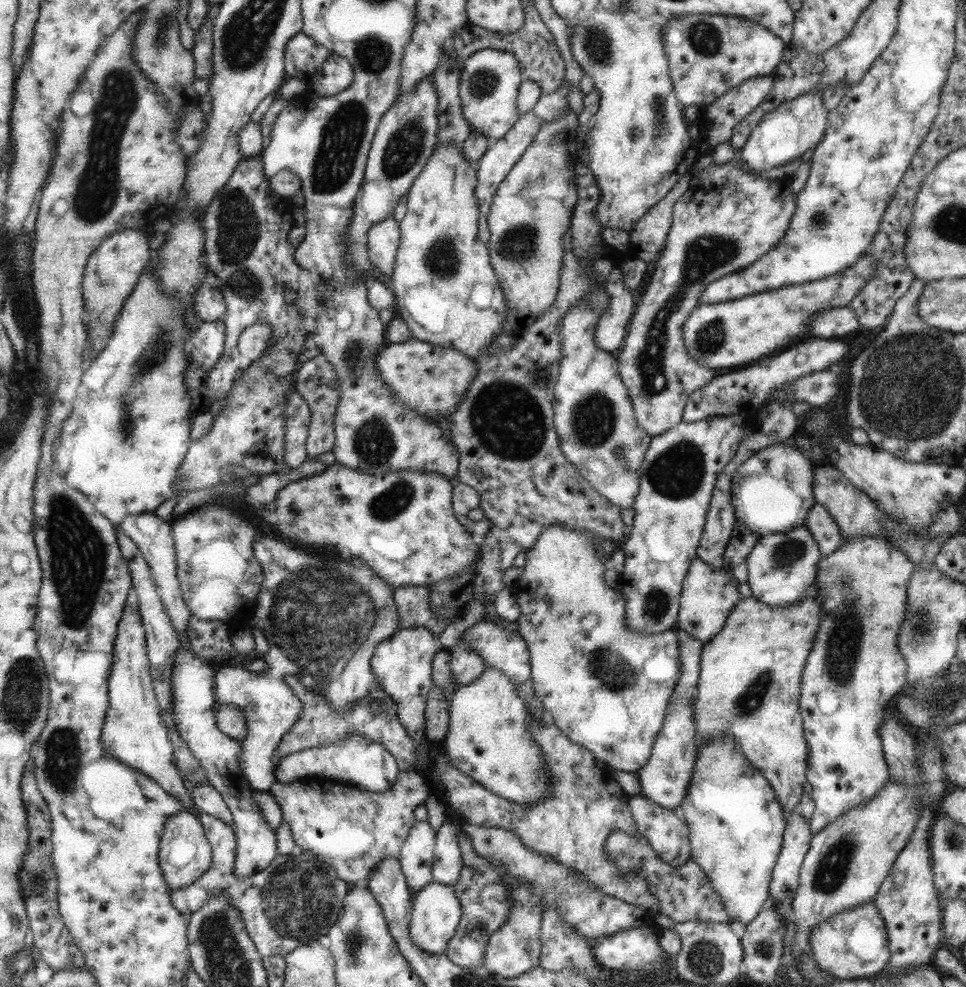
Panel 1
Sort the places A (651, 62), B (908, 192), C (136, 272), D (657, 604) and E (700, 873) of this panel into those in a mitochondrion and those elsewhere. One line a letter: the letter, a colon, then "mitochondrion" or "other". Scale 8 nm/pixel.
A: other
B: other
C: other
D: mitochondrion
E: other

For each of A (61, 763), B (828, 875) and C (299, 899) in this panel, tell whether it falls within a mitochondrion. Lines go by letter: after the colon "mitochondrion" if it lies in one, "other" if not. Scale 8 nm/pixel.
A: mitochondrion
B: mitochondrion
C: mitochondrion

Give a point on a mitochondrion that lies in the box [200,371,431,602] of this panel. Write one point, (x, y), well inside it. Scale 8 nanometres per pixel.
(372, 442)

